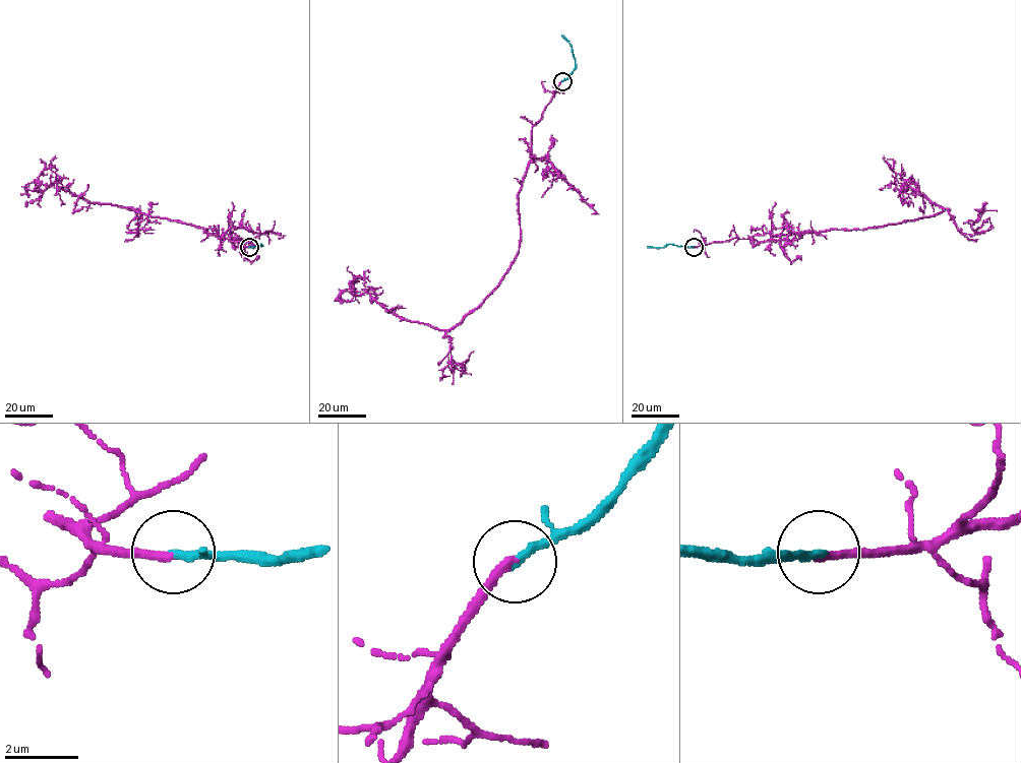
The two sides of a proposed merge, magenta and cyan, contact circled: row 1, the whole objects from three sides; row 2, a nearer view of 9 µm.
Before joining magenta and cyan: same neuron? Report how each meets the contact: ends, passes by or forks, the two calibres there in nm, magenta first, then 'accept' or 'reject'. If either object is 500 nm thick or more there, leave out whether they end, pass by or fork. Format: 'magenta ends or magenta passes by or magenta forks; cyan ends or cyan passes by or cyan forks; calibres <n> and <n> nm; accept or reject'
magenta ends; cyan ends; calibres 240 and 240 nm; accept

